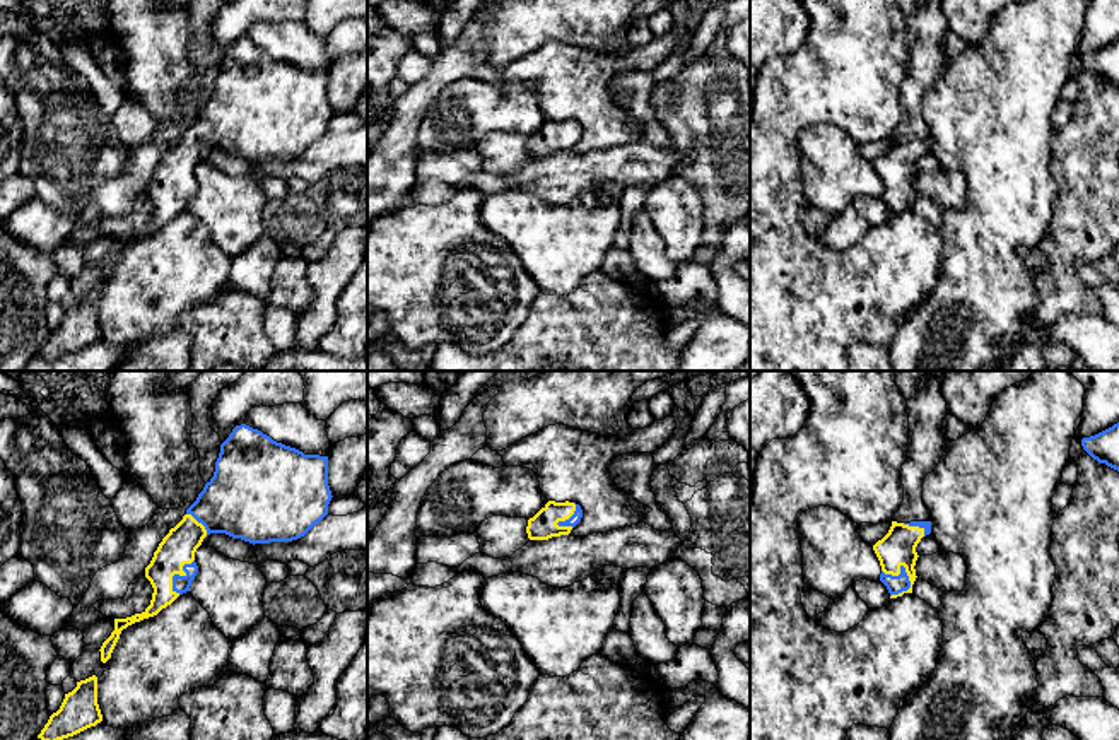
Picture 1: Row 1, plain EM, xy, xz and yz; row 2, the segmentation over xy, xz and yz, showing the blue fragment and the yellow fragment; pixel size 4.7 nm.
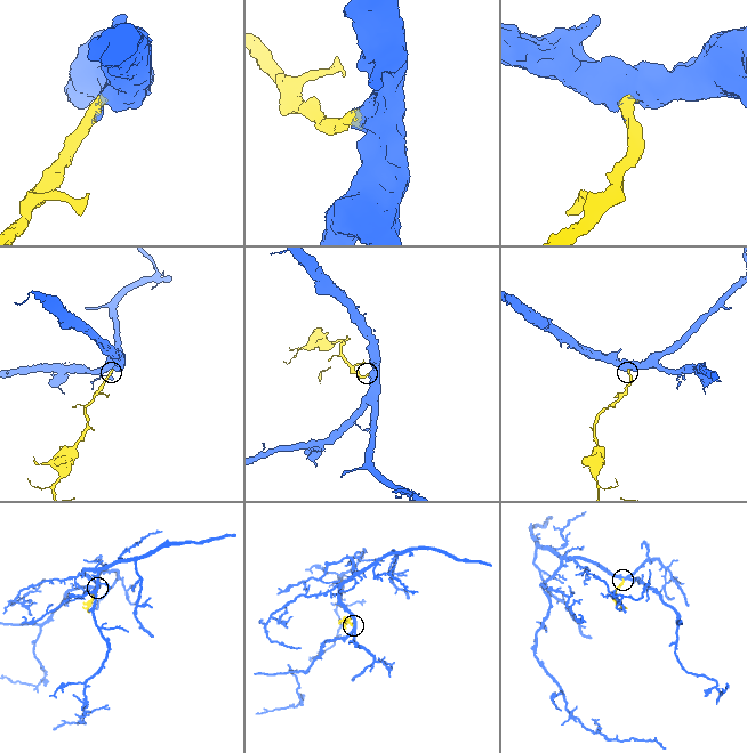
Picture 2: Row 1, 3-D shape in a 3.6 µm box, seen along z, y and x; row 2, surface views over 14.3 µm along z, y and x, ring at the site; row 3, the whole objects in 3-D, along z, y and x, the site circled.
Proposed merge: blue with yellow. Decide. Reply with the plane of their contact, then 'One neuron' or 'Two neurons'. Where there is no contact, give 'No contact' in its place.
Touches blue in yz. One neuron

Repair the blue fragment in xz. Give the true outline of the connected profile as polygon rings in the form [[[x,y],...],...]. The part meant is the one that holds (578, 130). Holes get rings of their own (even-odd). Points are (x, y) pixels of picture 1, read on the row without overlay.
[[[548,118],[528,137],[526,150],[530,157],[548,157],[552,154],[569,152],[581,135],[583,126],[579,121]]]

